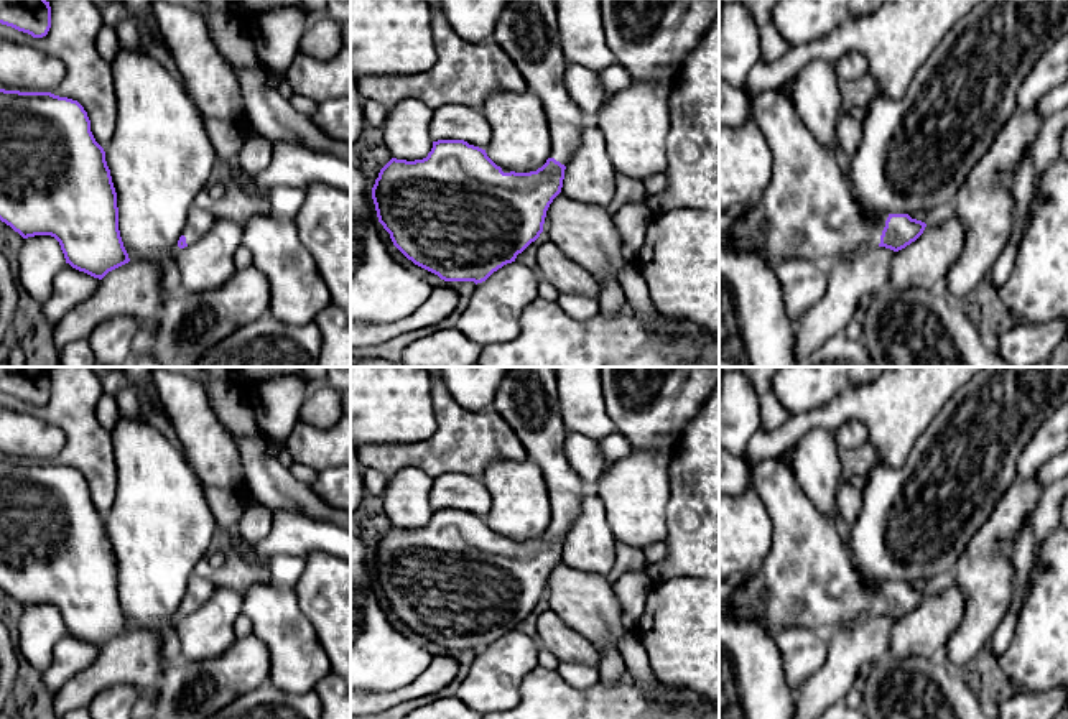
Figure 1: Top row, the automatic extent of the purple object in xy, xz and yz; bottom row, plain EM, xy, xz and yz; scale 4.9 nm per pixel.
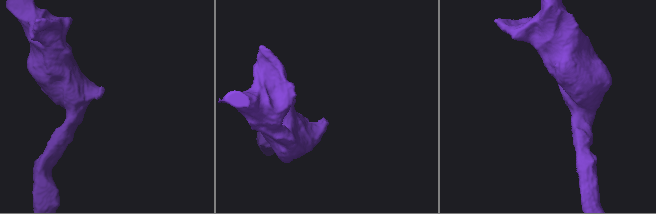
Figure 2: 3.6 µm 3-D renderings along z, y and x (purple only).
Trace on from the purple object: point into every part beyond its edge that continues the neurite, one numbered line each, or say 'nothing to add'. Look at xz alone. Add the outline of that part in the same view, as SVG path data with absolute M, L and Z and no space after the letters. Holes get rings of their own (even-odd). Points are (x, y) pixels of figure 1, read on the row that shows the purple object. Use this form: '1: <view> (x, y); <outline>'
1: xz (527, 30); M508 0L490 39L505 49L540 97L551 133L550 158L566 166L589 120L564 82L569 63L561 49L555 0Z

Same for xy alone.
1: xy (199, 221); M196 202L188 212L186 225L183 229L186 244L193 245L199 242L214 227L217 219L219 216Z

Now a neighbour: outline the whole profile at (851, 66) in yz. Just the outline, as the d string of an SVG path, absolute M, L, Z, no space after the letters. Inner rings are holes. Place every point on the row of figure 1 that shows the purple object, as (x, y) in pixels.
M847 53L834 61L839 79L856 81L869 72L869 63L861 53Z

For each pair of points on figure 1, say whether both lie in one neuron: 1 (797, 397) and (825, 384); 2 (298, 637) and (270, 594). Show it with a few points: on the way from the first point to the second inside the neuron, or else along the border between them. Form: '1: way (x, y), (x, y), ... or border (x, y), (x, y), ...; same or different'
1: way (803, 390), (810, 384), (818, 384); same
2: way (288, 627), (273, 612), (270, 604); same

